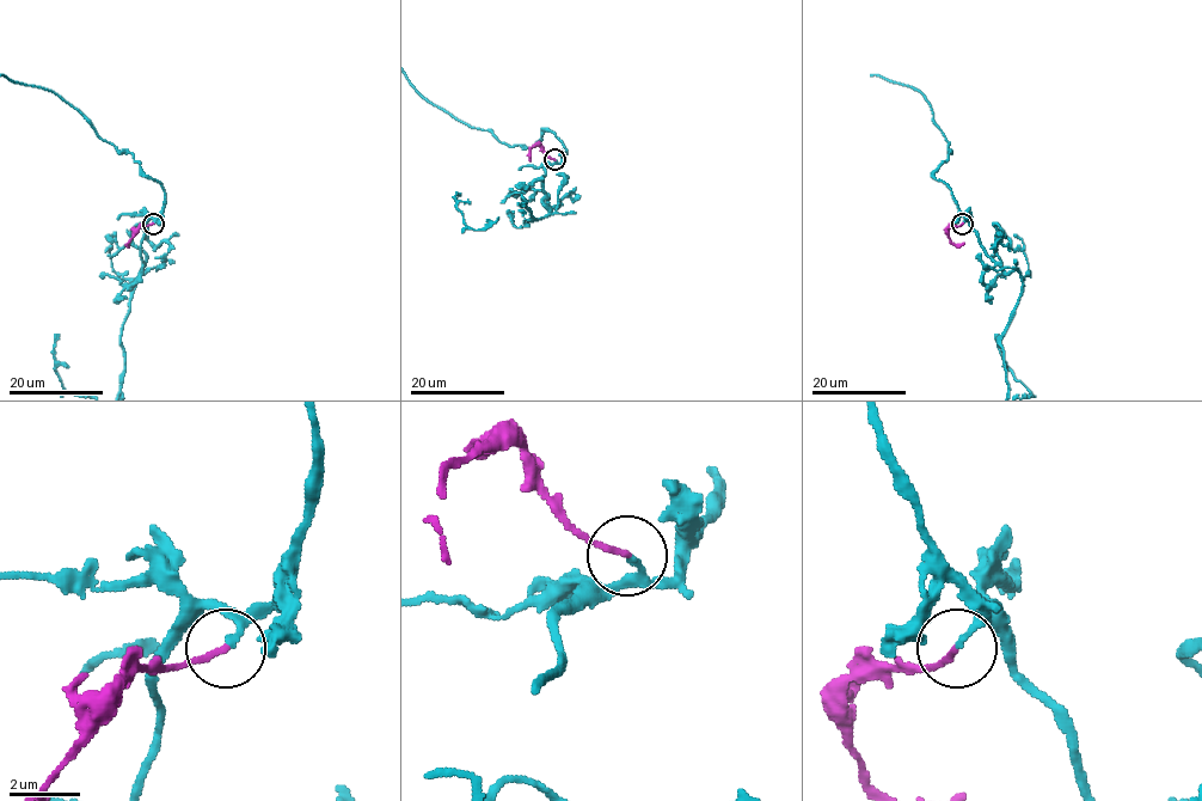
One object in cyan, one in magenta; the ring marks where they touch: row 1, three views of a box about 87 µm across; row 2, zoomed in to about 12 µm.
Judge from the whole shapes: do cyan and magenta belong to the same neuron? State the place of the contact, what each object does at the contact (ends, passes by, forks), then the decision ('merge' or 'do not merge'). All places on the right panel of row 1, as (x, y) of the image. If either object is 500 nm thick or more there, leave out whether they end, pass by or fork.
at (962, 224); cyan ends there; magenta ends there; merge

